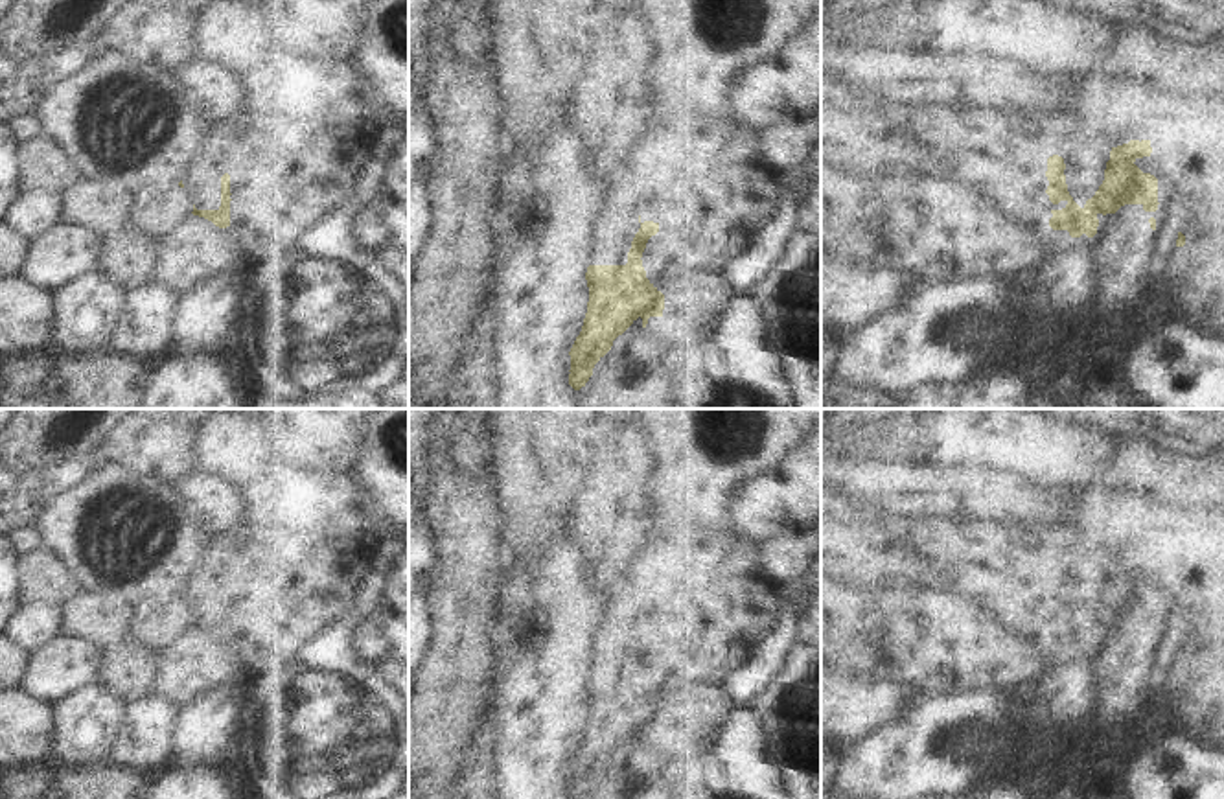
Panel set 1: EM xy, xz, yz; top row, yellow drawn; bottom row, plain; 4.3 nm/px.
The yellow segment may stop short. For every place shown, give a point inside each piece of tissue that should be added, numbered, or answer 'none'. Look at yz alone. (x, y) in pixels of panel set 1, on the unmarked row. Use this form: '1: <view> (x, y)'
1: yz (1037, 597)

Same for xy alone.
1: xy (295, 608)

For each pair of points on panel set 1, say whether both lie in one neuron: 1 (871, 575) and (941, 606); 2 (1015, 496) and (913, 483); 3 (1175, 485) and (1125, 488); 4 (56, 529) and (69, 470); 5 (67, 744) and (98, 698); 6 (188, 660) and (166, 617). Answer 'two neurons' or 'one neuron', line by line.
1: two neurons
2: one neuron
3: one neuron
4: two neurons
5: one neuron
6: two neurons

